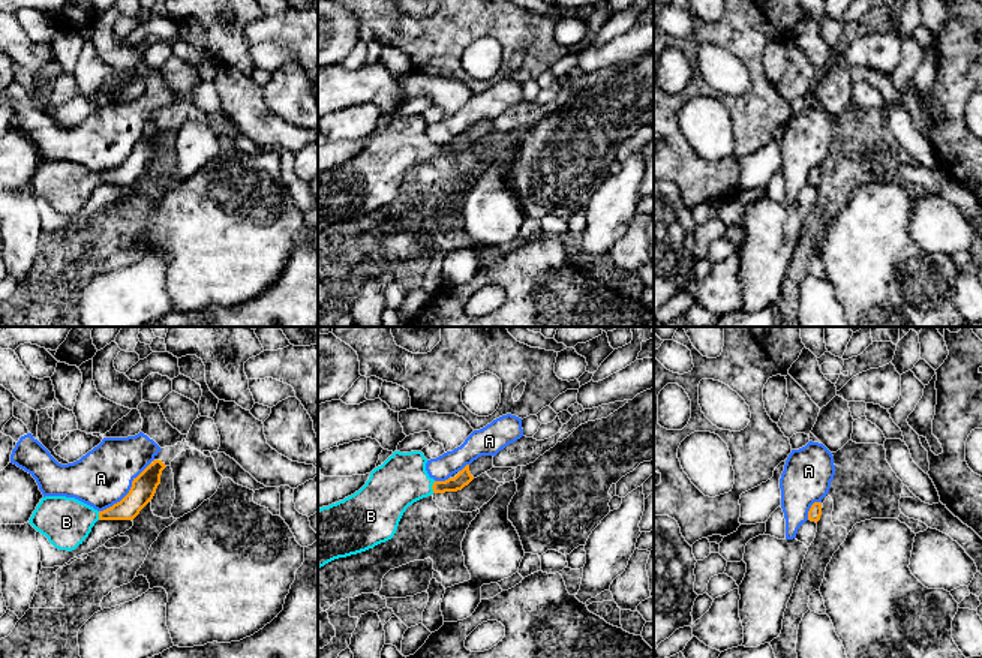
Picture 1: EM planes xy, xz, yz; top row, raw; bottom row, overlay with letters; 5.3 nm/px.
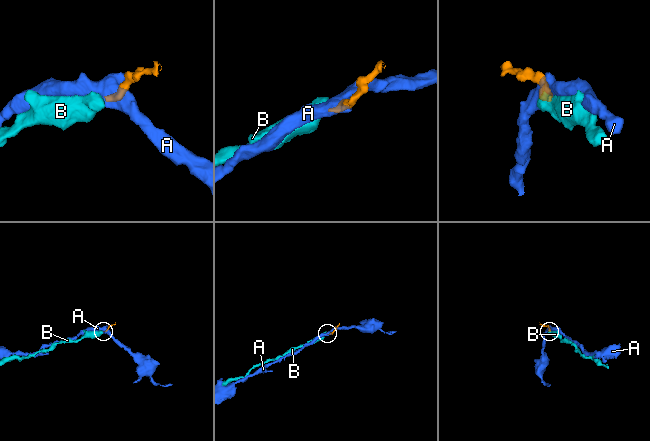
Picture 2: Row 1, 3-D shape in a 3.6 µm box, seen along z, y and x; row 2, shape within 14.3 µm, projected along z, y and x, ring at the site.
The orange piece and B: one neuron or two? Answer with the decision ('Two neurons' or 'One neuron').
One neuron

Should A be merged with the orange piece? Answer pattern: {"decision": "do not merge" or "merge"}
{"decision": "do not merge"}

